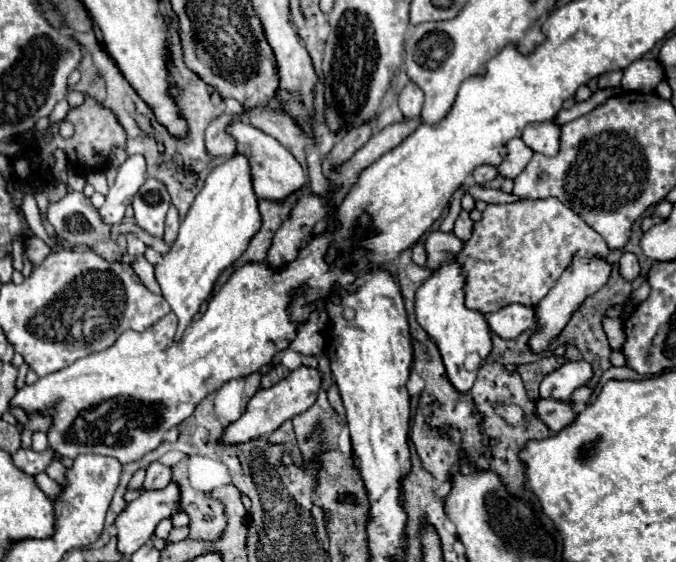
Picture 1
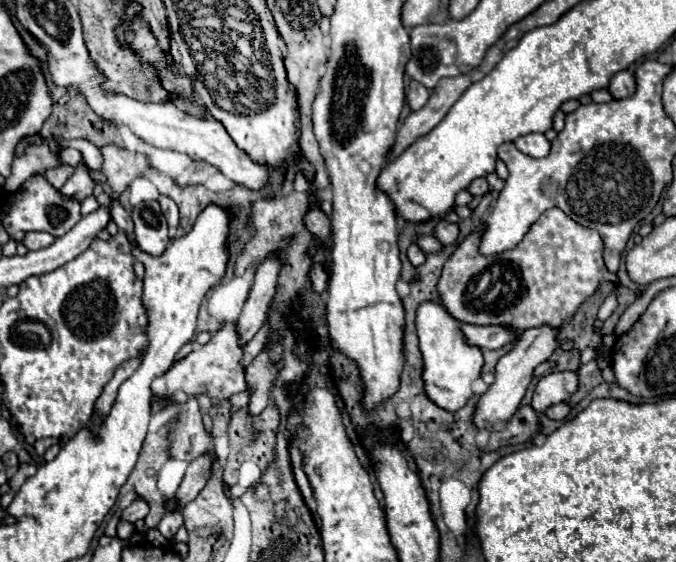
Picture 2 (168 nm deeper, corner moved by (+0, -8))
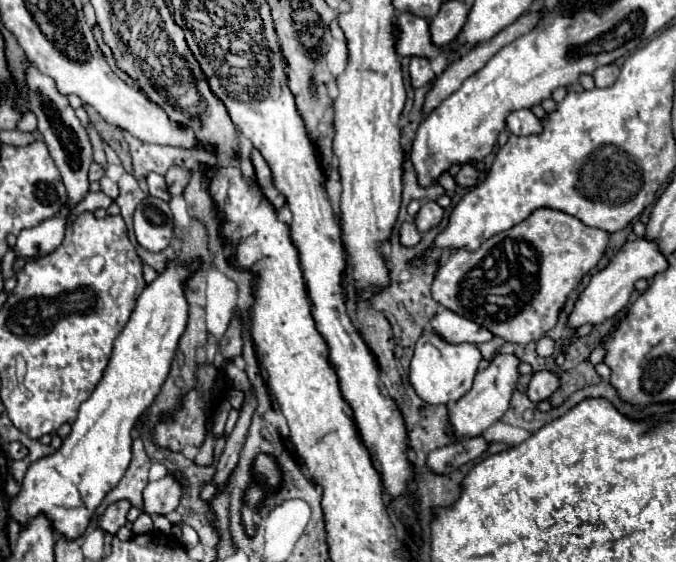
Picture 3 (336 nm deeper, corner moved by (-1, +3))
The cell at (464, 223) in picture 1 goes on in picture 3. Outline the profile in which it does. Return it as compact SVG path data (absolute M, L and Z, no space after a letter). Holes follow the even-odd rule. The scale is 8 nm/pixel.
M423 202L421 210L415 218L415 226L419 232L427 232L435 228L443 220L443 208L437 202Z

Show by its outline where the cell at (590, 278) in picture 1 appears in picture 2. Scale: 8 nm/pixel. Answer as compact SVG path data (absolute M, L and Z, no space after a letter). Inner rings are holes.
M544 325L544 327L538 327L538 329L528 329L524 331L524 335L518 339L518 343L514 345L514 349L510 353L506 353L498 363L496 363L496 369L494 369L494 383L488 385L488 389L478 397L478 403L476 403L476 411L474 411L474 427L478 429L492 429L494 423L498 421L508 421L516 409L520 407L520 401L532 381L532 371L536 365L540 365L542 361L550 359L550 355L554 353L556 349L556 335L558 331Z

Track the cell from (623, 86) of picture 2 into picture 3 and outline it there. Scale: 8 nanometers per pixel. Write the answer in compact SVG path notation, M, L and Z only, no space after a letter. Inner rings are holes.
M607 64L607 66L599 66L595 72L593 72L593 78L595 78L595 86L597 88L609 88L615 84L619 76L619 66L617 64Z

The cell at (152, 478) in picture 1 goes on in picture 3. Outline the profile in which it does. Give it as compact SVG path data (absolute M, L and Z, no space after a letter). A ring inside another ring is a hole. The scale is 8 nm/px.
M119 500L115 504L111 504L105 514L99 520L99 528L111 534L117 534L117 530L127 522L127 512L131 510L129 500Z

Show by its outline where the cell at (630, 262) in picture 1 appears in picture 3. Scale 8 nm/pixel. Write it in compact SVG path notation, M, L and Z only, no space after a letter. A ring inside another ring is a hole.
M537 208L529 214L527 220L507 232L499 232L493 238L485 240L475 252L469 252L465 248L451 252L443 266L439 266L433 280L433 298L459 316L465 316L483 328L489 328L505 342L539 340L547 330L555 328L567 296L583 282L589 270L597 266L607 249L608 241L609 234L605 230L585 226L571 214L553 208Z

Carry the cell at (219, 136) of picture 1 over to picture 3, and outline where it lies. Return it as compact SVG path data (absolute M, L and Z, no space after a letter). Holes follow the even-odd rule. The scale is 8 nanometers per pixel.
M171 166L169 172L165 174L165 180L167 180L167 184L169 184L171 196L181 194L181 192L185 190L189 178L191 178L191 170L189 170L189 168L185 168L185 166Z

